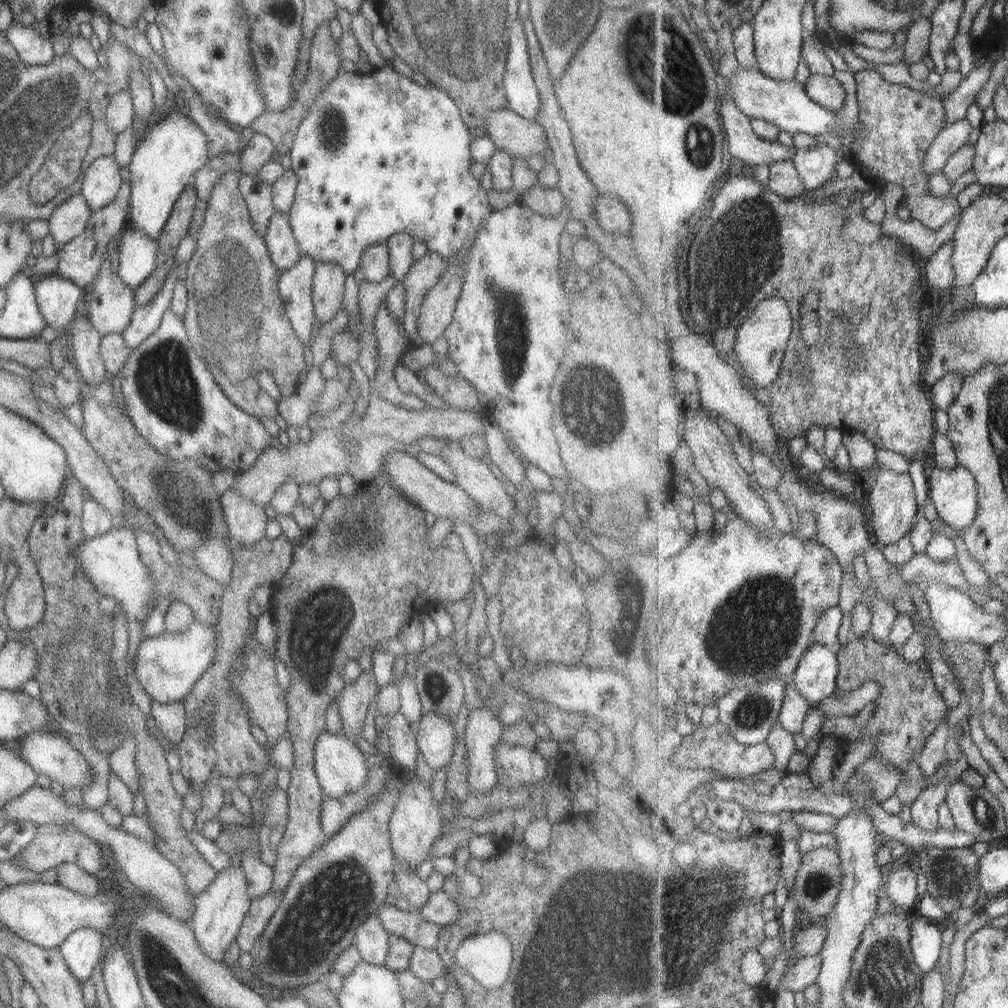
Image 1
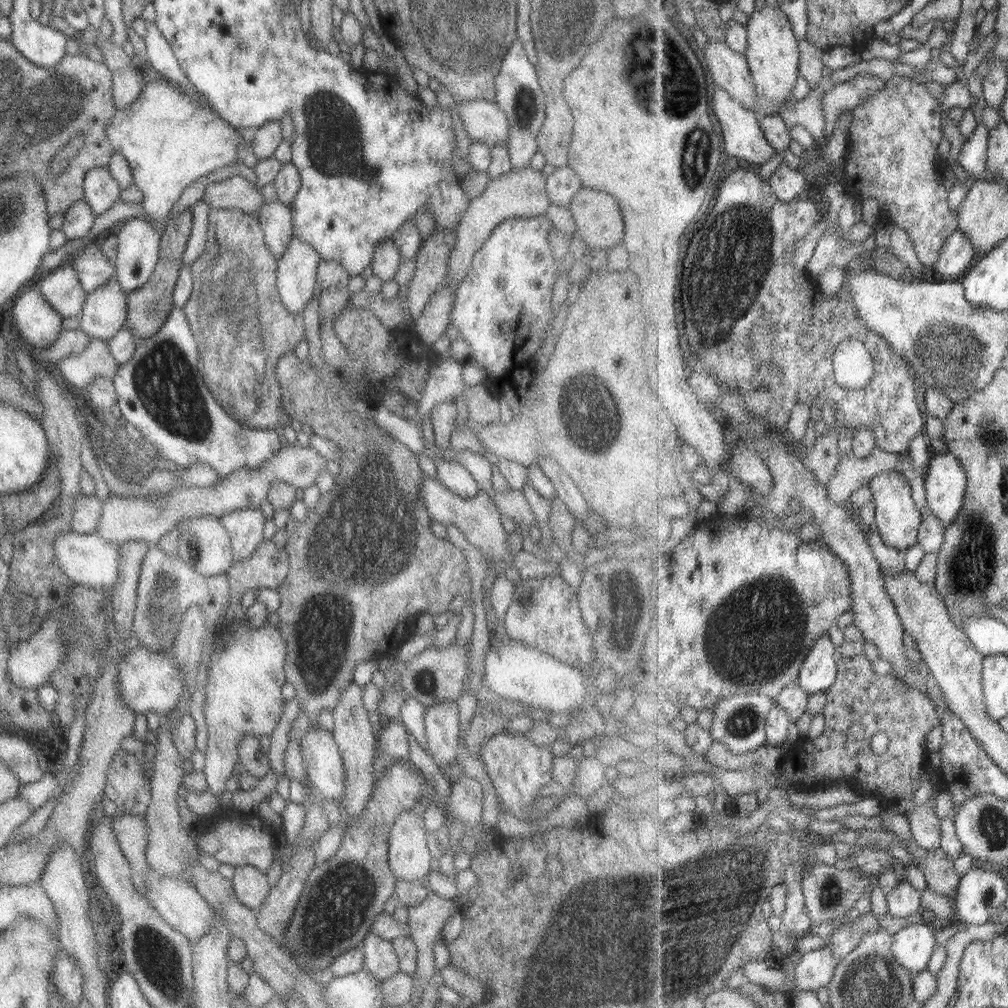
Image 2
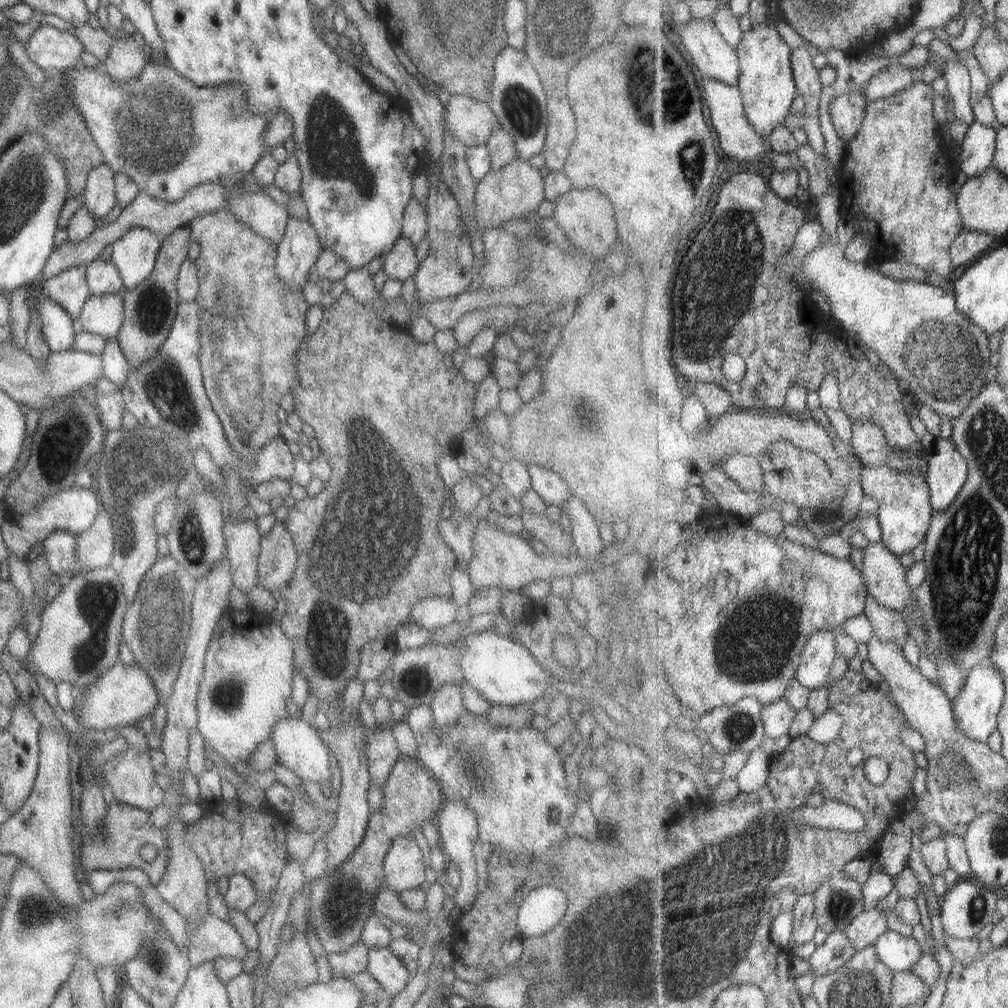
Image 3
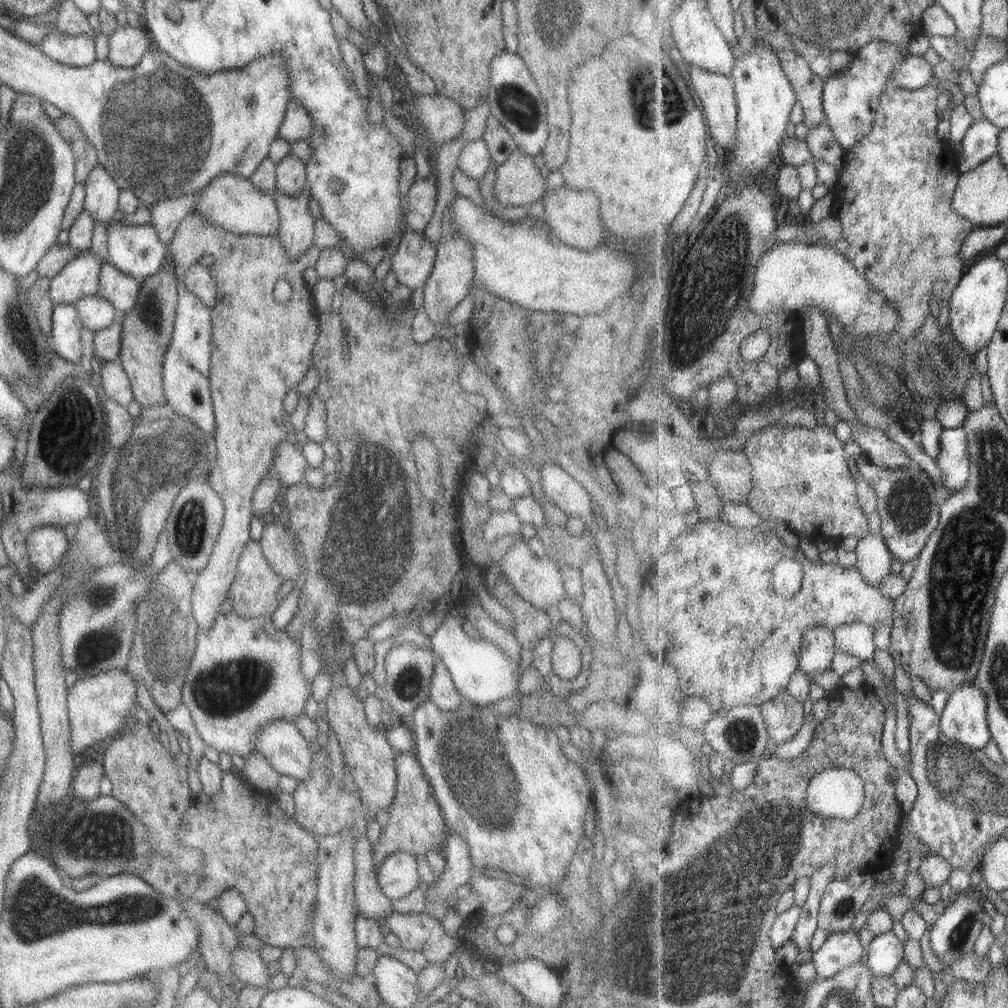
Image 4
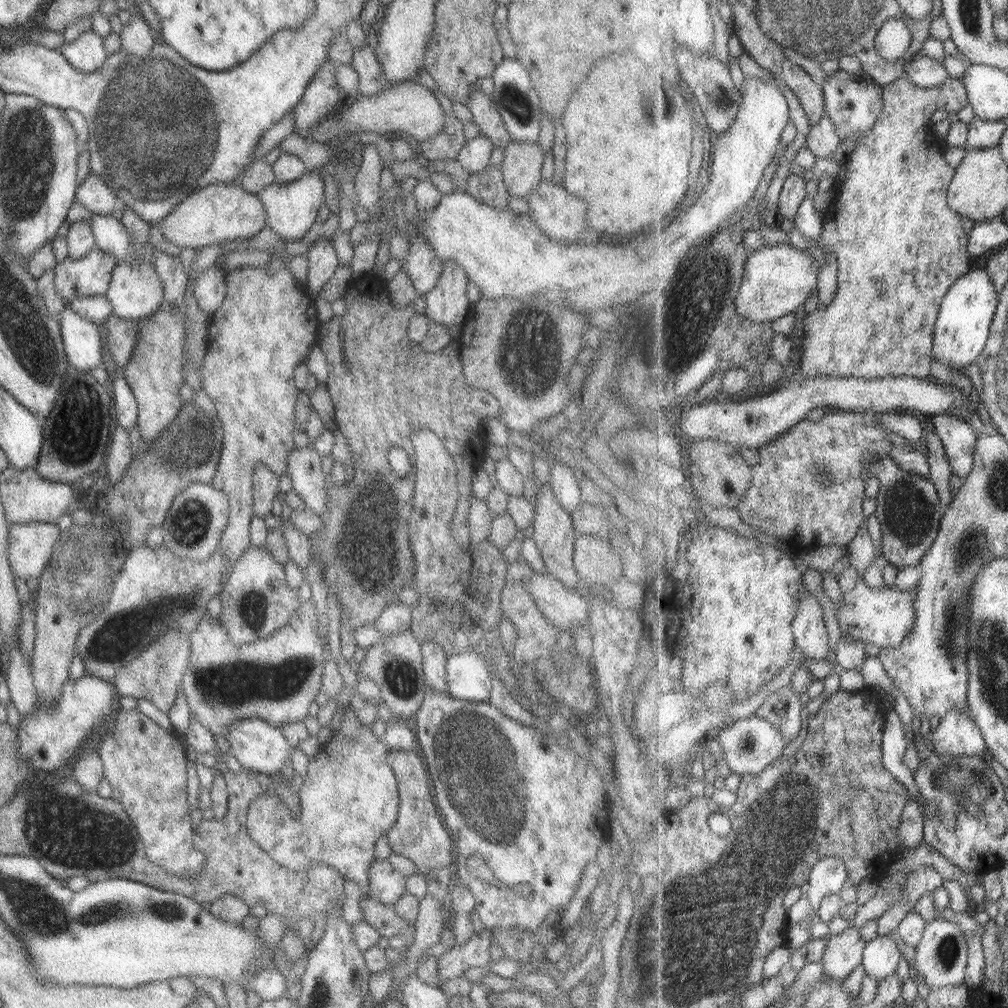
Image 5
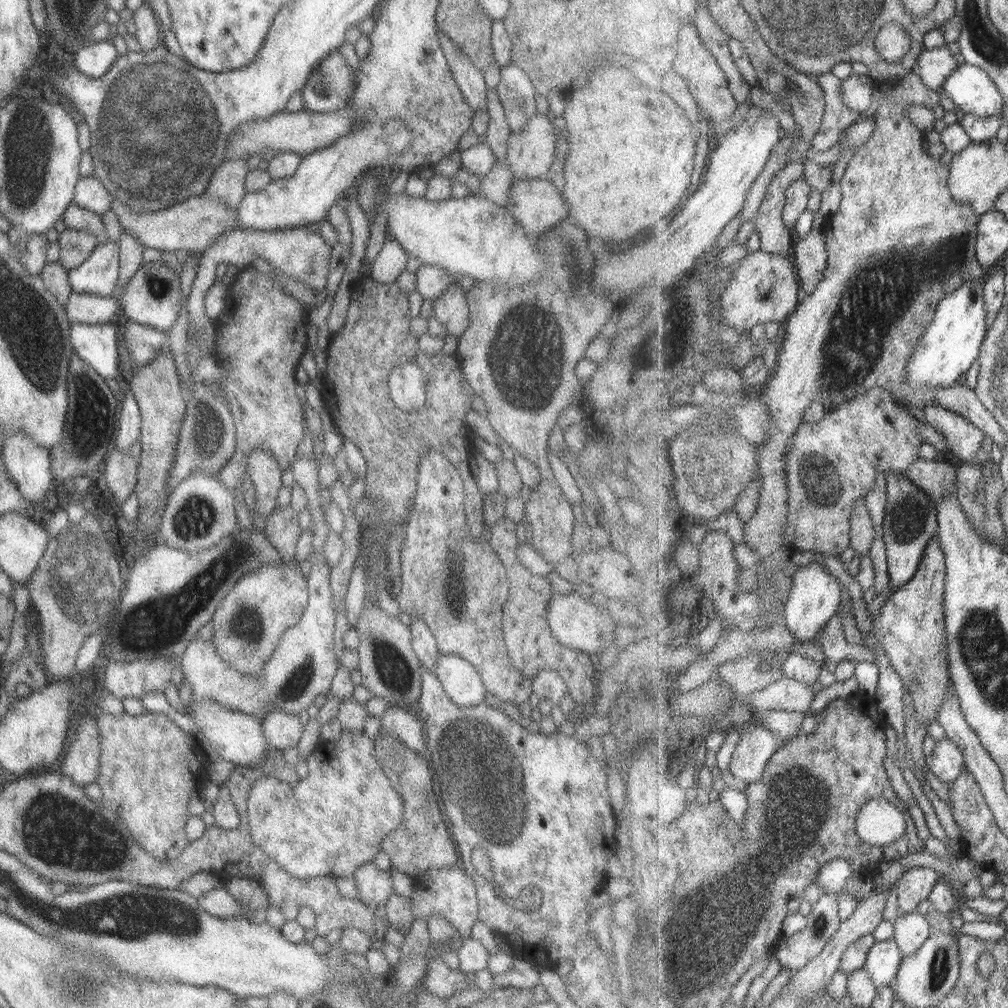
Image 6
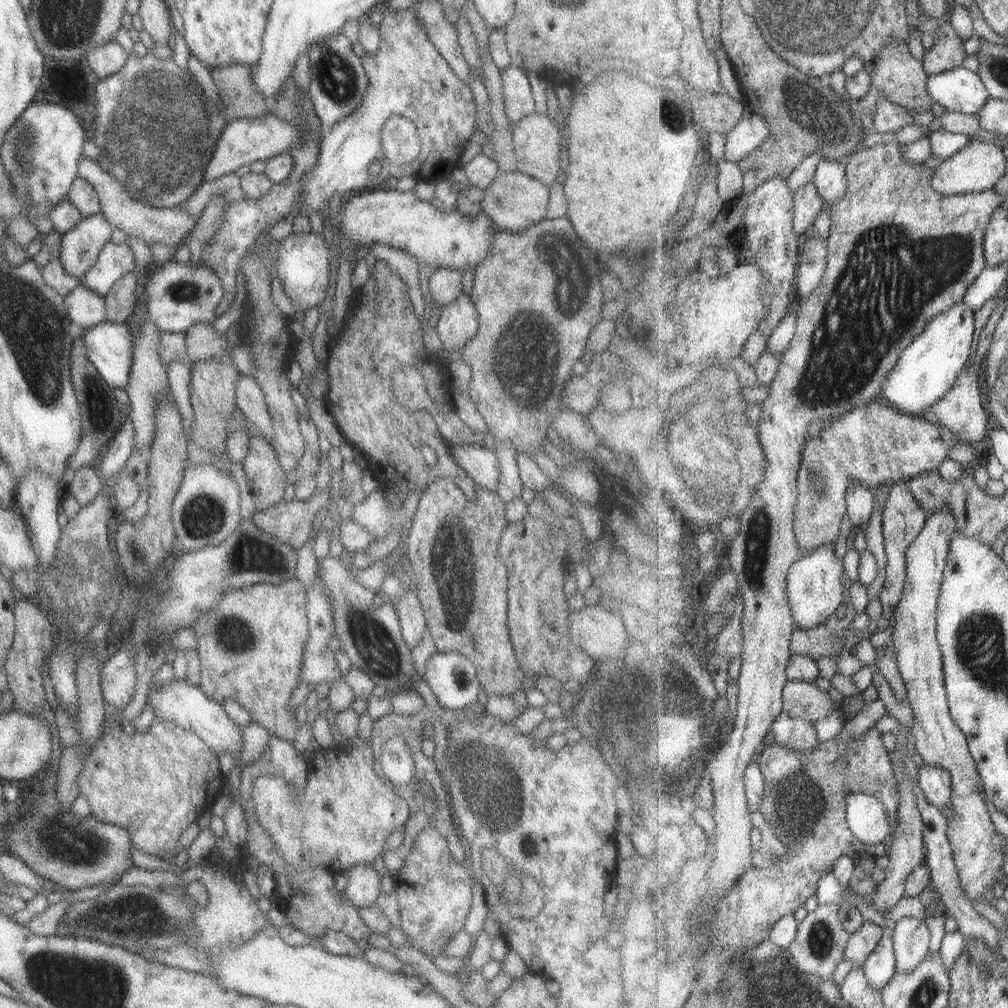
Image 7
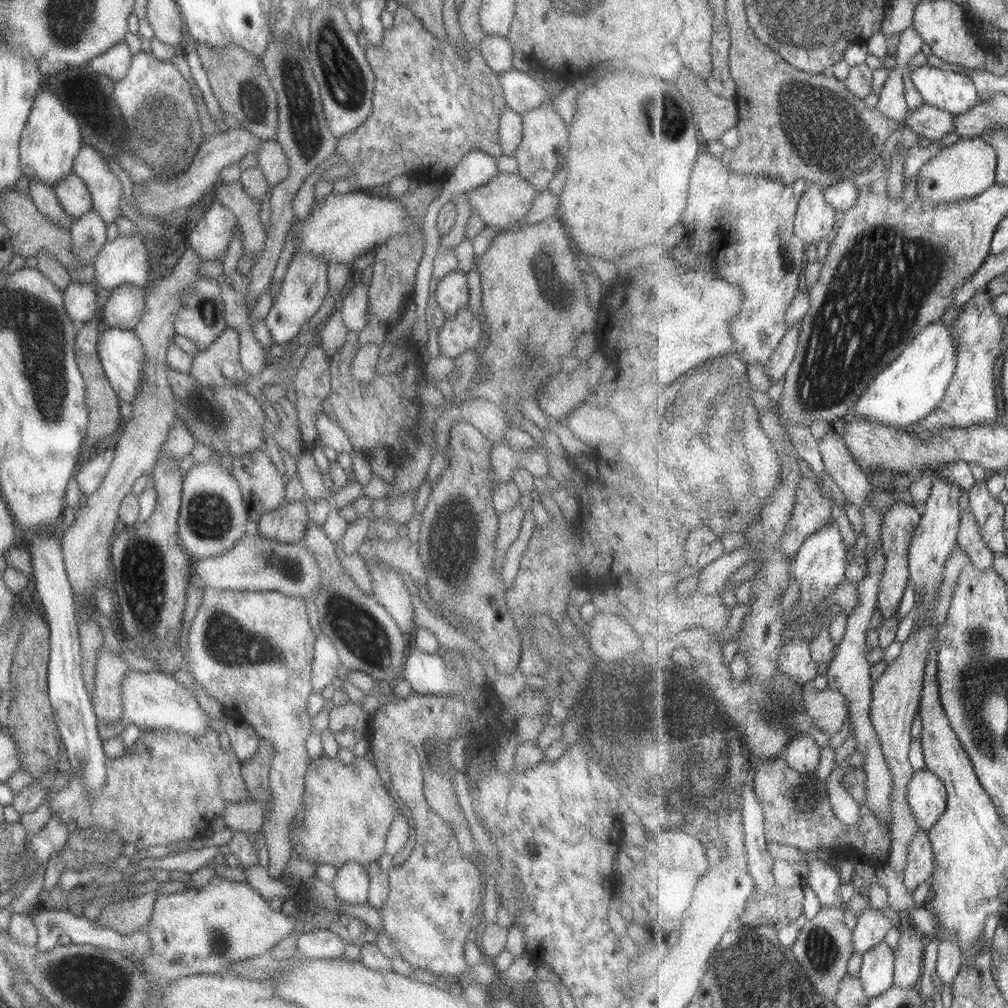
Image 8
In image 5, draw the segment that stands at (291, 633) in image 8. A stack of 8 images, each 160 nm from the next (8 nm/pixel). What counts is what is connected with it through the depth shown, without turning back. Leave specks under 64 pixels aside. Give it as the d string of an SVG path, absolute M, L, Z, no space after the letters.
M250 546L237 557L227 578L222 583L218 597L219 602L221 602L221 614L218 620L234 646L253 642L255 638L267 638L271 632L275 632L287 624L290 616L302 607L299 599L297 599L297 590L286 585L283 565L279 564L264 547Z

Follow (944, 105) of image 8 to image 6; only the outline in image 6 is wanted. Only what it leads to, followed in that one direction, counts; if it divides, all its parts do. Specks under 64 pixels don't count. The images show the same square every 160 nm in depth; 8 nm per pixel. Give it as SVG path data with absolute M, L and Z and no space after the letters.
M971 63L960 64L942 90L963 113L980 118L1001 115L1006 101L988 72Z

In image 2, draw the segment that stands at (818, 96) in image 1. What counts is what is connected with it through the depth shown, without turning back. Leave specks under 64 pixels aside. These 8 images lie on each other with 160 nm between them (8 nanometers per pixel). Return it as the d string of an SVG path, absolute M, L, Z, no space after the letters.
M860 72L849 82L841 82L830 88L823 97L828 129L836 126L843 112L853 112L855 108L880 92L887 83L888 80L881 76Z

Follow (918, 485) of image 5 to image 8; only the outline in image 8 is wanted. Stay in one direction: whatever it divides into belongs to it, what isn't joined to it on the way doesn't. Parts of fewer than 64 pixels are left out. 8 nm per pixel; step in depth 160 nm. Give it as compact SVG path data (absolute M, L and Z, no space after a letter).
M902 500L895 502L887 507L884 512L882 524L882 549L886 554L886 574L882 578L882 584L879 591L878 606L883 614L883 618L893 618L897 616L899 604L903 600L903 592L910 584L910 546L914 538L914 532L922 520L921 506L911 506Z

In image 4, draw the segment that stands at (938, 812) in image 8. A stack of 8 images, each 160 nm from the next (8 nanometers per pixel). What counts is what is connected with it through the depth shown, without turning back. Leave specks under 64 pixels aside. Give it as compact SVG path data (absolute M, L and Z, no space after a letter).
M972 680L949 695L940 714L940 728L967 748L984 749L992 739L987 711L987 696Z

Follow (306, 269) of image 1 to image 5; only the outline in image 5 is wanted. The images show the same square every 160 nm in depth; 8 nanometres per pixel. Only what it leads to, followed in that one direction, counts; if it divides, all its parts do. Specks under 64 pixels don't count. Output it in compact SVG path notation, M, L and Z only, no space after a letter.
M307 170L299 178L297 178L297 180L283 184L277 184L274 182L273 184L262 188L254 195L262 204L265 226L267 226L267 228L269 228L273 234L280 236L281 241L296 241L299 240L299 238L306 233L306 230L314 223L317 209L324 202L324 184L317 171Z

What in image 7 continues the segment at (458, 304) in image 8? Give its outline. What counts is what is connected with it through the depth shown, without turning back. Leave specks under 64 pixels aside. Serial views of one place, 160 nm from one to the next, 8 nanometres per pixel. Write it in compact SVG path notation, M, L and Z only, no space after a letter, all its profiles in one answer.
M438 267L428 277L428 293L436 306L443 307L459 296L462 273L458 270Z

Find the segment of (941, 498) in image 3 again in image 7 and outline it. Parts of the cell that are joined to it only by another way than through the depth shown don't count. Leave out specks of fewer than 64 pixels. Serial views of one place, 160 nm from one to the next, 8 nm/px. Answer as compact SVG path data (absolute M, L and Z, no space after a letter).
M1001 303L997 310L991 315L989 322L983 327L981 337L975 343L974 354L970 356L970 363L965 367L964 372L954 385L954 388L941 399L935 403L934 406L925 410L921 417L925 420L939 423L948 429L951 429L960 441L965 442L965 445L971 445L973 442L983 440L985 436L990 436L991 420L987 414L987 408L983 408L983 400L981 400L981 388L979 388L979 370L981 364L985 360L985 356L989 354L989 349L994 344L994 334L1001 317L1005 315L1005 304Z

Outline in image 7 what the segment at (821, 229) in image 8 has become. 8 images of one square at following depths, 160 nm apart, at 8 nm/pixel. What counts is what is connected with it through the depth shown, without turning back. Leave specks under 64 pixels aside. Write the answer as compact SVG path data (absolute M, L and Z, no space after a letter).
M808 182L795 191L796 215L794 216L795 232L803 237L805 232L815 224L819 212L823 213L826 200L820 195L818 186Z

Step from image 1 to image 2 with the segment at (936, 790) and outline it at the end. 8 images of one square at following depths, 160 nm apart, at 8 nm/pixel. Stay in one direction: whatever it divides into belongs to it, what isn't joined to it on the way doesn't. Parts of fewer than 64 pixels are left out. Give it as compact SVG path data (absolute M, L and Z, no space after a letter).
M929 800L914 808L910 815L910 826L913 837L921 848L931 852L942 848L941 822L935 814L935 808L929 806Z

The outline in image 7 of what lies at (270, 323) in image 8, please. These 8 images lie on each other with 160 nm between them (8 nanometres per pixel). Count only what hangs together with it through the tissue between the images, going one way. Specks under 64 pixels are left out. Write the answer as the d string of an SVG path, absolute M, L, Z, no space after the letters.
M293 233L281 239L277 247L277 278L283 292L292 303L294 312L305 312L317 307L322 302L327 288L328 261L330 260L328 246L321 234Z

